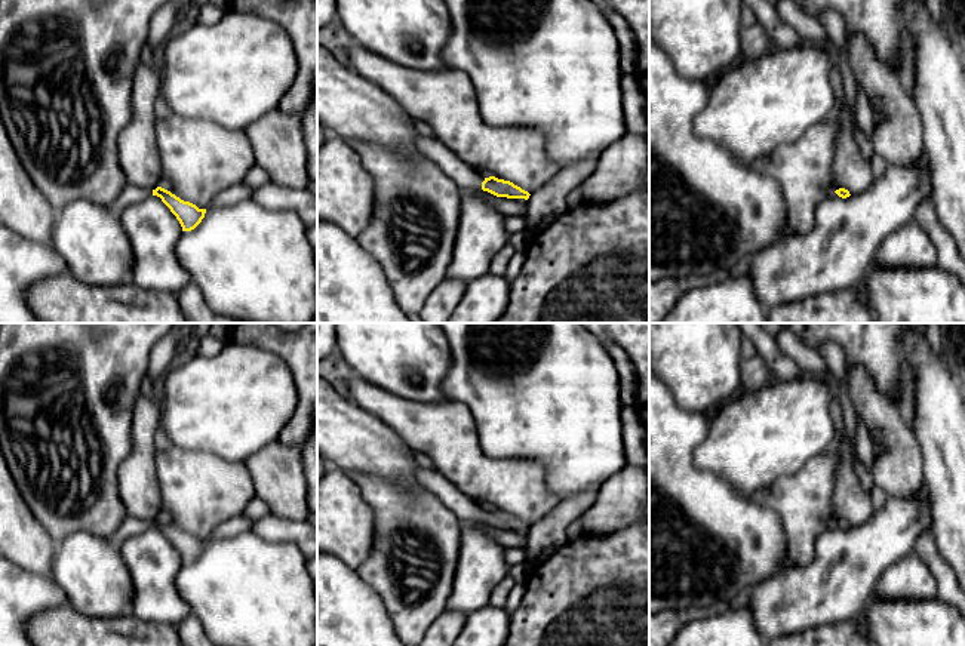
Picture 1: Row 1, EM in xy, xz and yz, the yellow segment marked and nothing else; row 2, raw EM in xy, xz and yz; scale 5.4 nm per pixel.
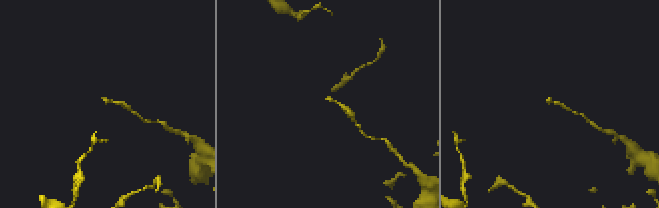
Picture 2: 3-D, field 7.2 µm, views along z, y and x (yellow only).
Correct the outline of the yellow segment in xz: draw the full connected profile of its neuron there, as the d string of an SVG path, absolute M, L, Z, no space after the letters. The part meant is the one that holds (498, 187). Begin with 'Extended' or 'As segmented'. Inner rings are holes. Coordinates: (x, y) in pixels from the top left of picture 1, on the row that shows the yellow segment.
Extended. M417 135L418 153L436 163L460 188L482 188L497 197L529 199L529 193L510 181L486 176L477 167L462 162L455 153L439 142L437 138Z

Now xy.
As segmented. M162 187L153 190L153 196L160 197L162 202L170 209L179 221L182 231L194 230L205 218L206 209L199 209L196 204L181 200Z

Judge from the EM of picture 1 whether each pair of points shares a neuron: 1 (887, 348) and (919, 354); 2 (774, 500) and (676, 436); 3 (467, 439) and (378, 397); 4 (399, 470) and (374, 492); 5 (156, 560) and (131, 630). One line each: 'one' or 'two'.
1: two
2: two
3: one
4: two
5: two

